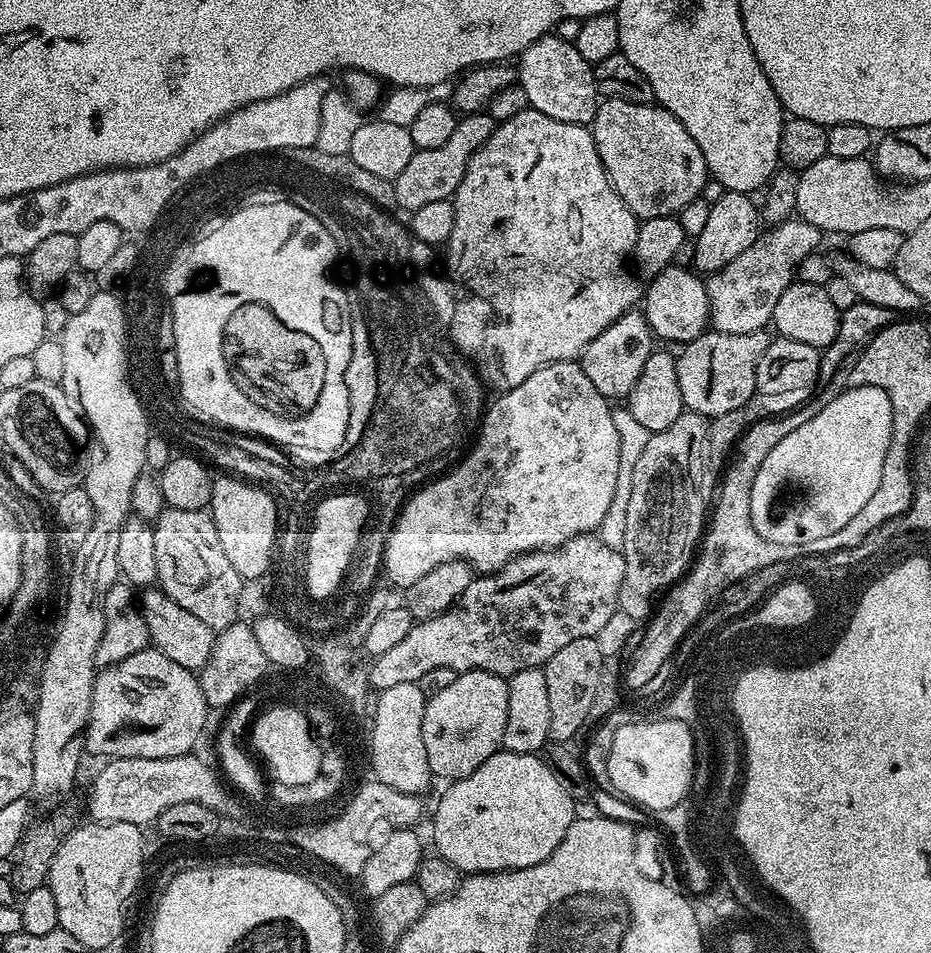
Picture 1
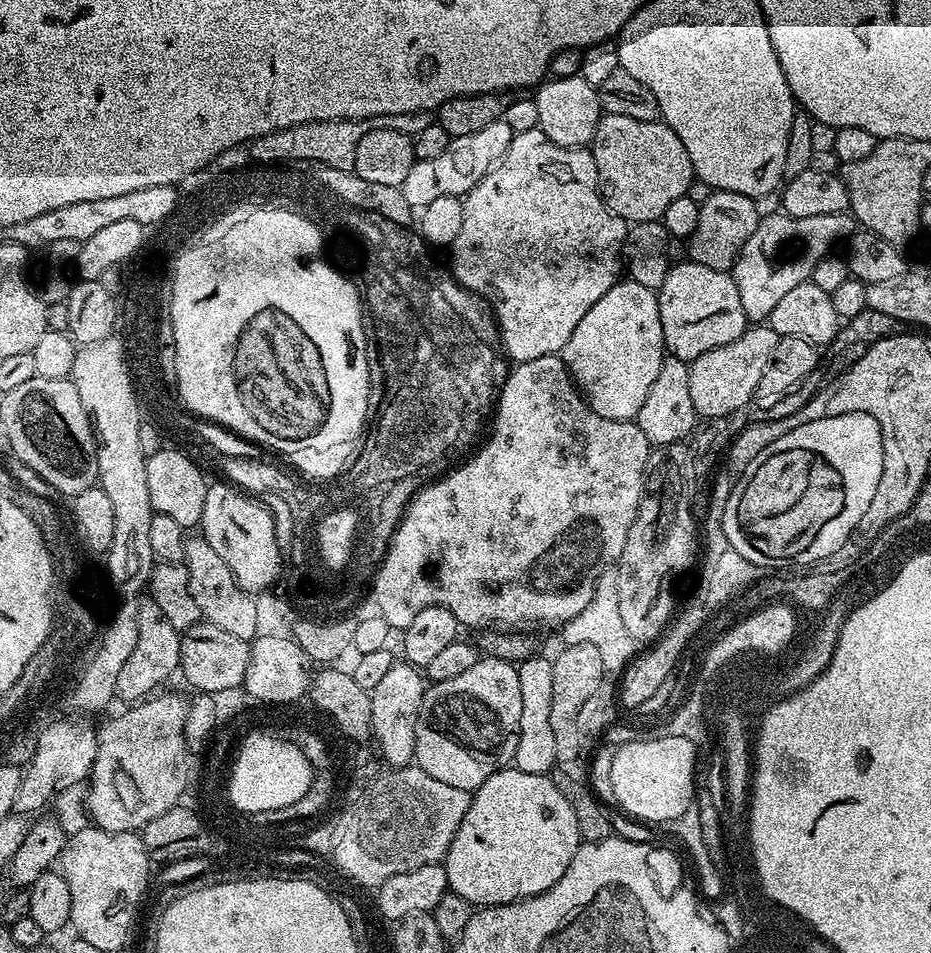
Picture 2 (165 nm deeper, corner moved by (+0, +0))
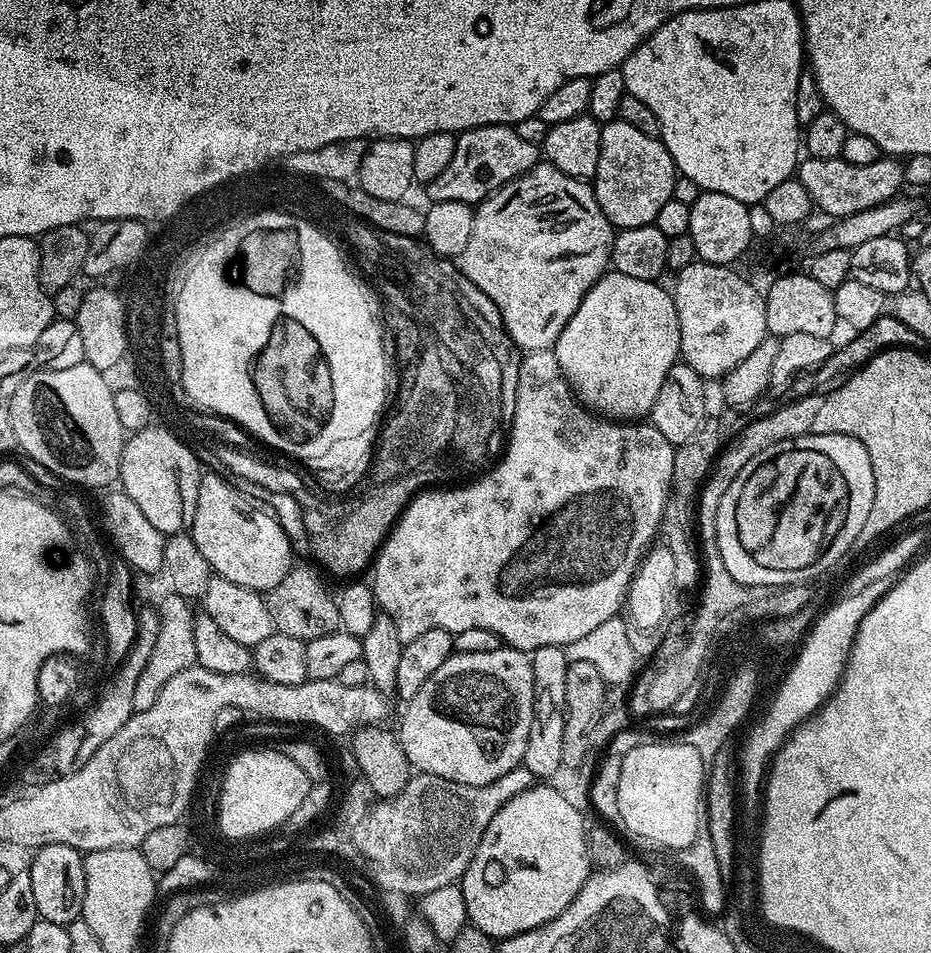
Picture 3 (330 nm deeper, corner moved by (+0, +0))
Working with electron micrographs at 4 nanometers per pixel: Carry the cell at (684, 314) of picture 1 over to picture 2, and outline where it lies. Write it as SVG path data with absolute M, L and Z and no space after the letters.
M691 262L673 263L662 286L656 292L656 297L658 314L662 318L664 347L667 355L677 356L679 360L691 362L706 354L706 350L726 346L726 342L734 342L734 338L741 336L750 324L746 310L742 308L742 297L738 294L738 286L734 286L731 271L714 270L710 266Z

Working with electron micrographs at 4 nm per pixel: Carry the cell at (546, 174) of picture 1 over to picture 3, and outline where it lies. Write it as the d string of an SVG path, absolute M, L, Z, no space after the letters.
M541 162L481 200L474 208L474 227L458 267L498 310L505 330L517 348L533 352L552 348L582 298L609 271L612 263L612 223L602 214L593 185L570 178L553 164Z

